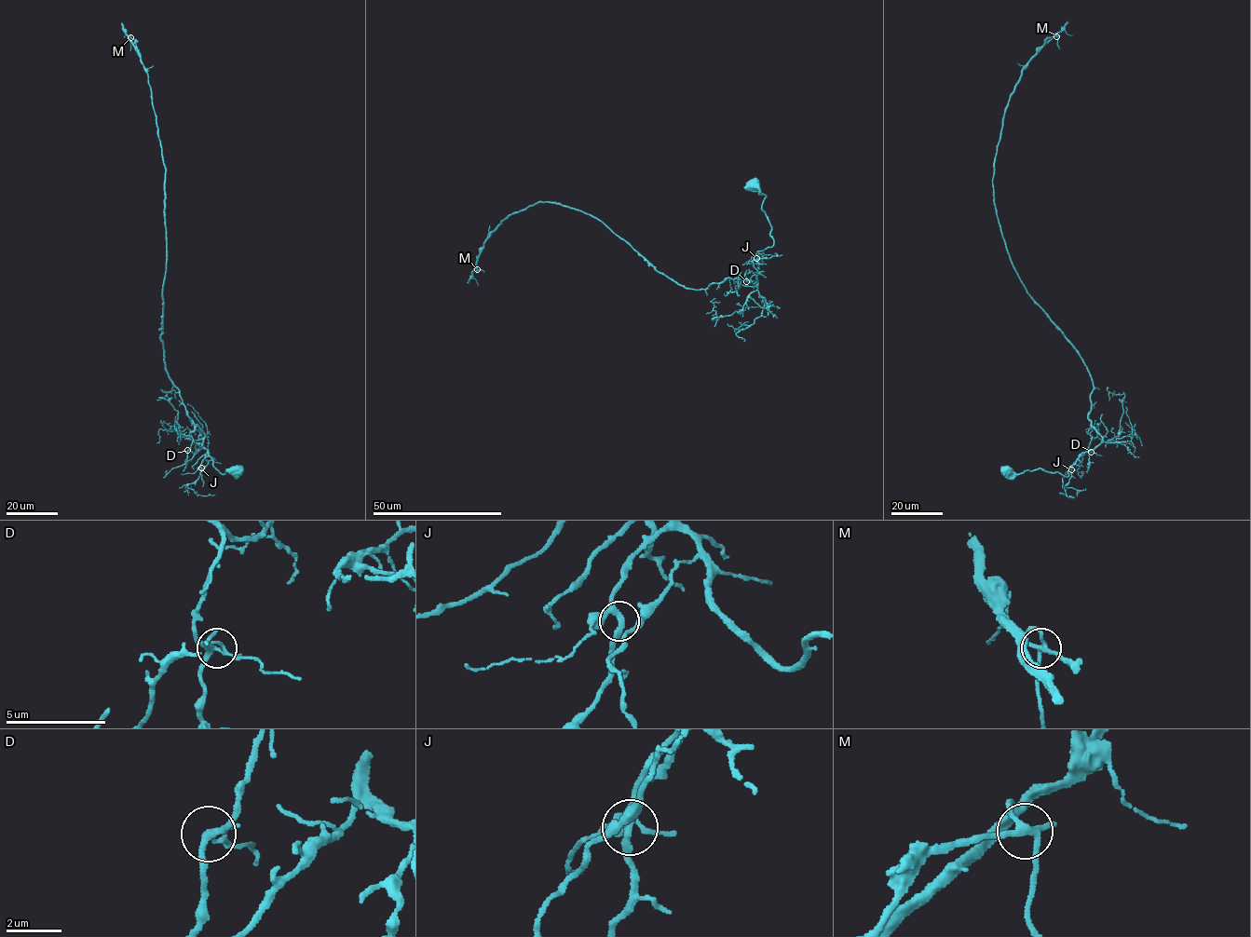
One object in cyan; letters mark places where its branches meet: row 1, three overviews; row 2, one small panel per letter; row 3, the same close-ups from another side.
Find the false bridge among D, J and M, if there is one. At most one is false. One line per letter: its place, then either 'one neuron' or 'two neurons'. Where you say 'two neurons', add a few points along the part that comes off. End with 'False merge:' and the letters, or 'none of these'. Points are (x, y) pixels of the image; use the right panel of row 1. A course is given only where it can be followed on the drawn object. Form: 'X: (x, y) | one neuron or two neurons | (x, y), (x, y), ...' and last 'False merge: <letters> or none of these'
D: (1091, 452) | one neuron
J: (1071, 469) | one neuron
M: (1056, 36) | two neurons | (1056, 35), (1049, 37), (1037, 53)
False merge: M

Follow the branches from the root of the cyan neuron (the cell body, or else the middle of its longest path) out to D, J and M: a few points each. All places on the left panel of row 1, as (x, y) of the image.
D: (237, 470), (240, 472), (234, 467), (222, 474), (214, 467), (202, 446), (205, 435), (196, 425), (187, 450)
J: (237, 470), (240, 472), (239, 469), (232, 469), (234, 467), (222, 474), (209, 456), (203, 459), (201, 468)
M: (237, 470), (222, 474), (214, 467), (202, 446), (205, 435), (166, 368), (165, 166), (148, 74), (130, 37)

